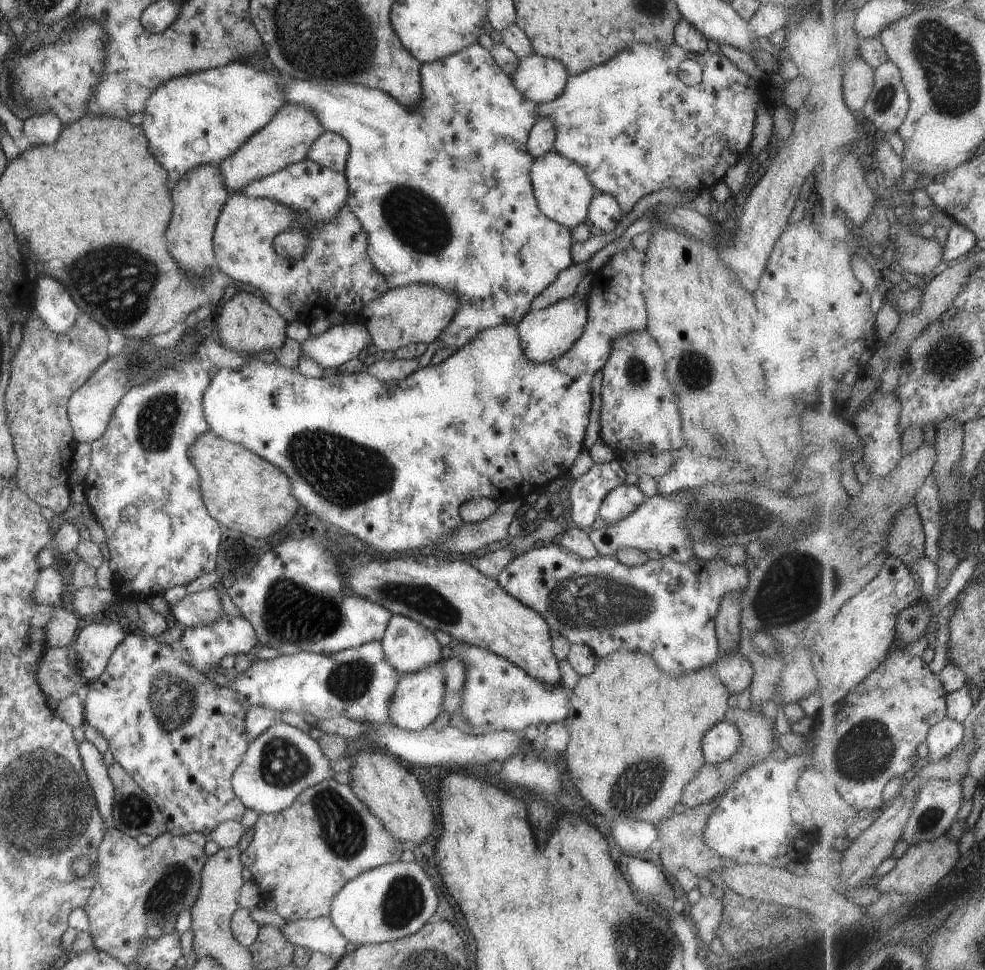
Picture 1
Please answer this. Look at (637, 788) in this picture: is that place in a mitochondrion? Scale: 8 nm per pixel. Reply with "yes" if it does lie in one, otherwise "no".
yes

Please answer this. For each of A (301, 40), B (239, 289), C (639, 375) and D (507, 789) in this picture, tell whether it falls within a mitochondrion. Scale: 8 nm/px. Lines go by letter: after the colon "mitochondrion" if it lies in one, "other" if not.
A: mitochondrion
B: other
C: mitochondrion
D: other

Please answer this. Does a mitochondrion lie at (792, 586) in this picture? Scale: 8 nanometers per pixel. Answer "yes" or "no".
yes

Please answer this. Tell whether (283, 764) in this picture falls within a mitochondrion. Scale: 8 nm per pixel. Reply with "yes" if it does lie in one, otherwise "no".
yes

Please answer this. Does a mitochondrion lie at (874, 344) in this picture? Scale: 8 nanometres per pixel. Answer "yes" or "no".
no

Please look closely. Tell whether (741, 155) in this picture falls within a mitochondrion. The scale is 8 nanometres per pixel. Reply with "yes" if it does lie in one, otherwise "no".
no

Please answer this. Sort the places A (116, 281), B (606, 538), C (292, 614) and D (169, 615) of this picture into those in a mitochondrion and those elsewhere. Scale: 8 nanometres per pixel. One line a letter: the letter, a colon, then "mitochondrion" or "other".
A: mitochondrion
B: other
C: mitochondrion
D: other

